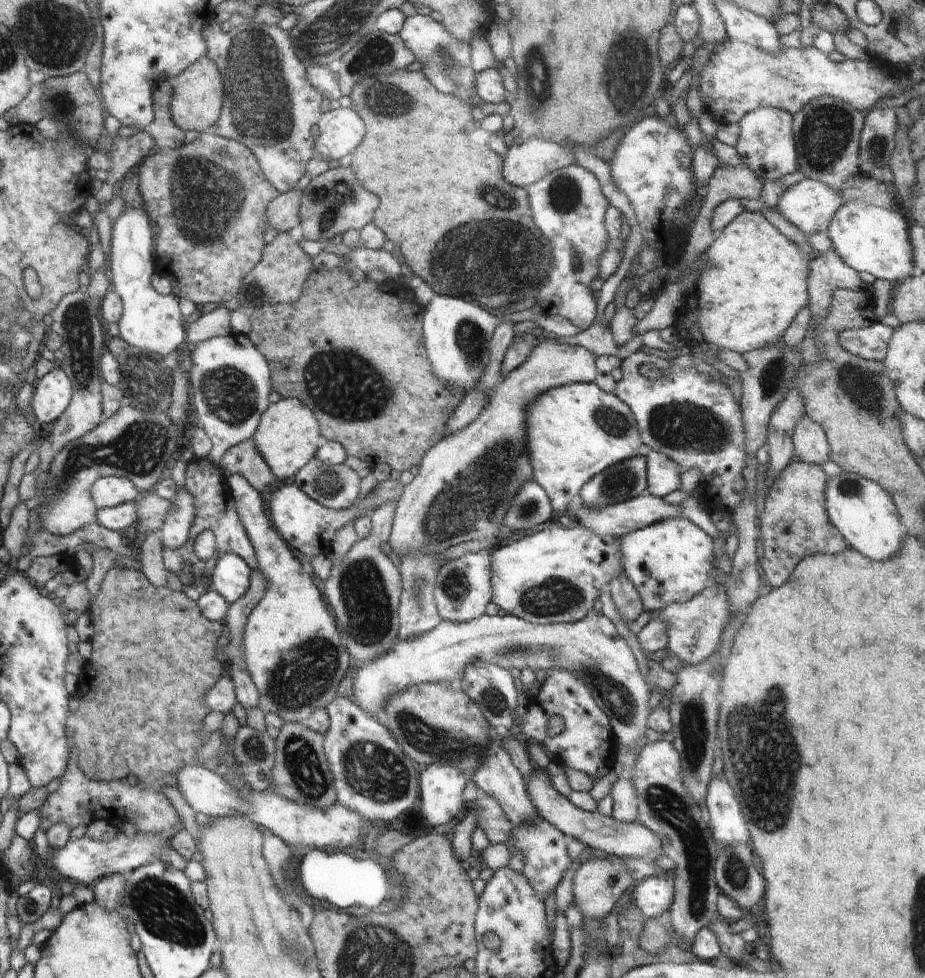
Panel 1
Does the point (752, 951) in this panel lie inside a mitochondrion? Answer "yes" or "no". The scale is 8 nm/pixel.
no

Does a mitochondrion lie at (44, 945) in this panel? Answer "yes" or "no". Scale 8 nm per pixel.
no

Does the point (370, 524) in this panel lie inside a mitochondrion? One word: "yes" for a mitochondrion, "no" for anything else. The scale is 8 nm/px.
no

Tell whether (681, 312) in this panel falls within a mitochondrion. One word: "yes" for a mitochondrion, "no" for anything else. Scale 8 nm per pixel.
no

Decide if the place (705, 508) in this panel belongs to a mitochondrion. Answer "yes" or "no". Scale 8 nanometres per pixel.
no

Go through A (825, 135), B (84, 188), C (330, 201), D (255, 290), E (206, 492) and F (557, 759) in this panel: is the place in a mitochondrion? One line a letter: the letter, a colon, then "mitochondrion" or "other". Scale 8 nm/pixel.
A: mitochondrion
B: other
C: mitochondrion
D: mitochondrion
E: other
F: other

